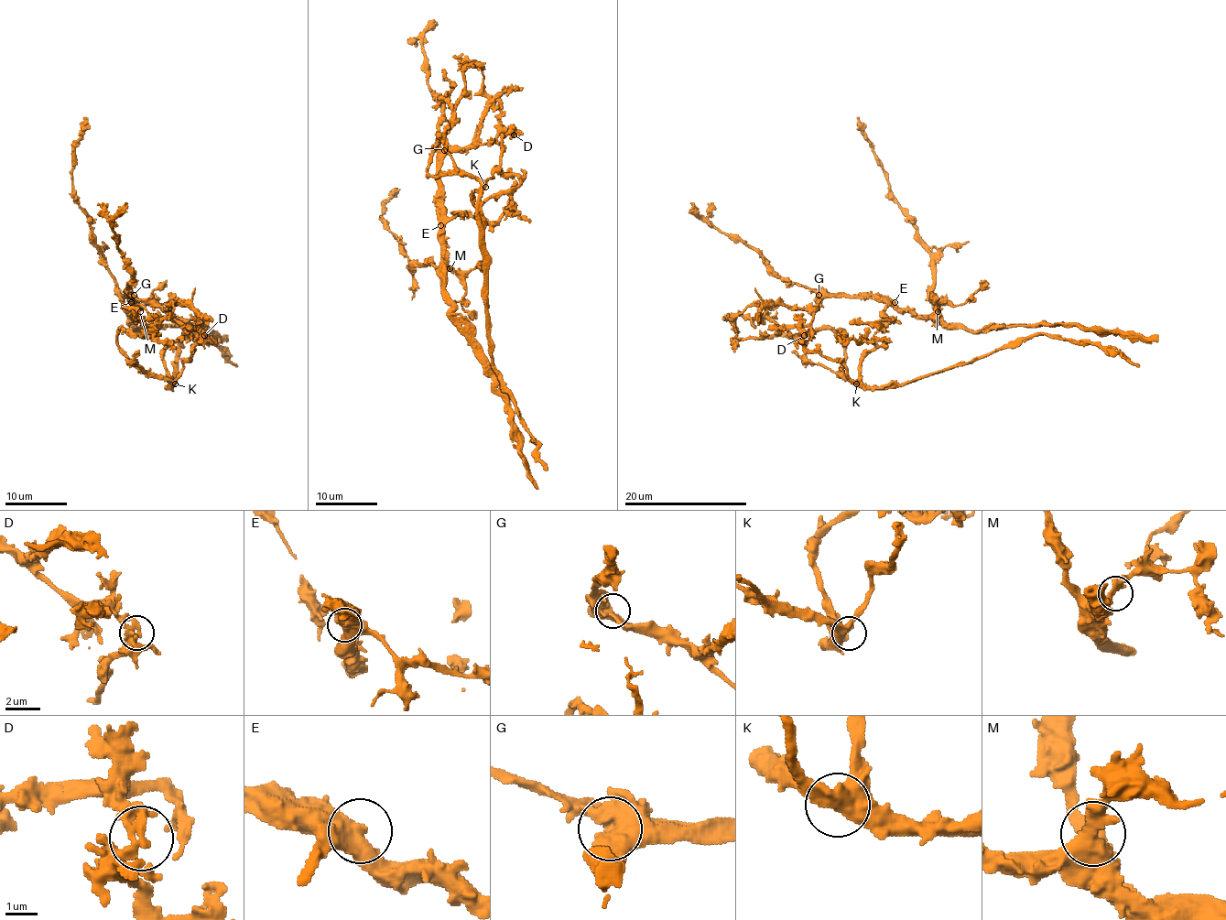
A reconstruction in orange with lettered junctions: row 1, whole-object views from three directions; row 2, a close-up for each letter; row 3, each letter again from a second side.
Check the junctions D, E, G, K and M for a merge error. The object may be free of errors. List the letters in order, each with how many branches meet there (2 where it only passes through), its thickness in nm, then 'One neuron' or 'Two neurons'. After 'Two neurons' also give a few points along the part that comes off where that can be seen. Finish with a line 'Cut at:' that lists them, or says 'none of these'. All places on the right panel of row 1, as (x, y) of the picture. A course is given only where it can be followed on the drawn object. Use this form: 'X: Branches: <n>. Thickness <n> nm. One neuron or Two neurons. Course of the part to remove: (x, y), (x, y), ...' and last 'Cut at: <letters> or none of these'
D: Branches: 2. Thickness 280 nm. Two neurons. Course of the part to remove: (803, 336), (808, 348), (836, 359), (851, 379), (868, 386), (905, 385), (1043, 334), (1095, 343), (1138, 366)
E: Branches: 2. Thickness 600 nm. One neuron
G: Branches: 3. Thickness 480 nm. One neuron
K: Branches: 3. Thickness 440 nm. One neuron
M: Branches: 2. Thickness 480 nm. One neuron
Cut at: D

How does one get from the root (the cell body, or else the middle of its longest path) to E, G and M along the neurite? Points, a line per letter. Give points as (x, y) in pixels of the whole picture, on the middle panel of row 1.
E: (510, 198), (515, 204), (497, 221), (454, 216), (440, 225)
G: (510, 198), (515, 204), (497, 221), (449, 218), (439, 178), (439, 155), (444, 150)
M: (510, 198), (515, 204), (497, 221), (454, 216), (445, 223), (445, 264), (450, 268)

